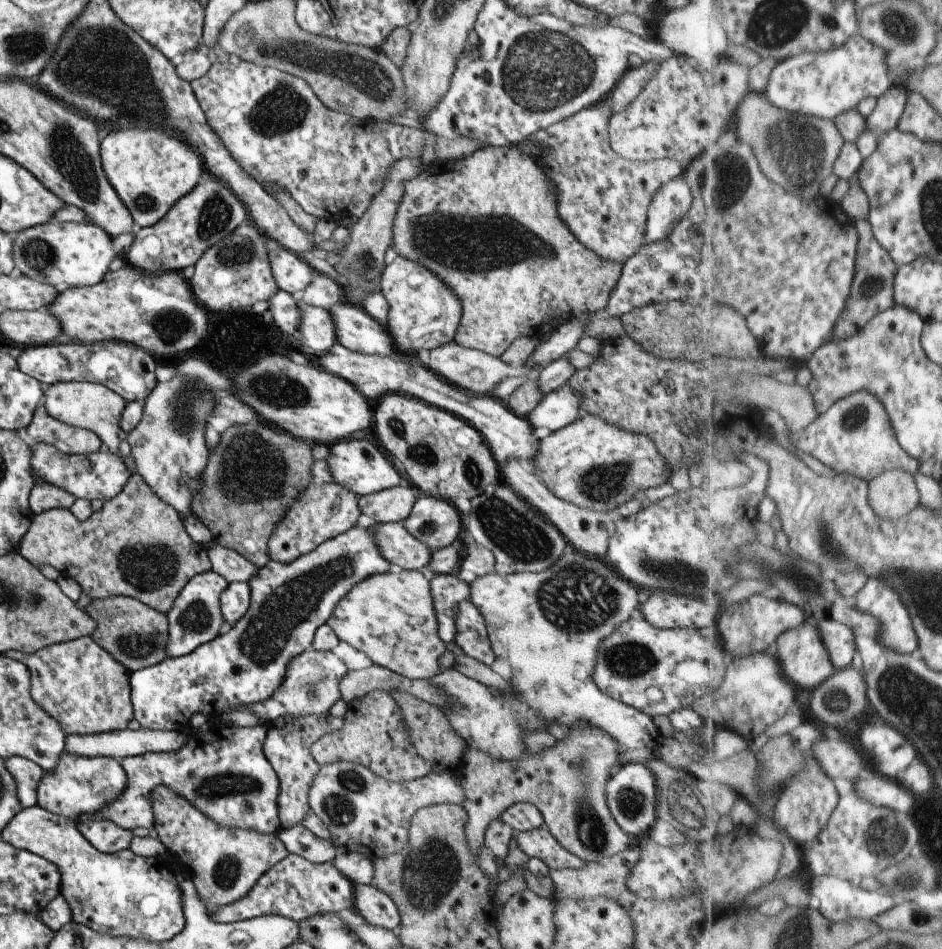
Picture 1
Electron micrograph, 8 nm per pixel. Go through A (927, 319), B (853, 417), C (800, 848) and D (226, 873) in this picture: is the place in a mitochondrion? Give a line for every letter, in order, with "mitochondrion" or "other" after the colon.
A: other
B: mitochondrion
C: other
D: mitochondrion

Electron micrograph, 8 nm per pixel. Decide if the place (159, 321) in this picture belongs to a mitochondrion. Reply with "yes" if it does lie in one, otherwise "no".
yes

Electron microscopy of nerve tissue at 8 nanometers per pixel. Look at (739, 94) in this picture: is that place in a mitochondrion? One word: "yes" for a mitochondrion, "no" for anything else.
no

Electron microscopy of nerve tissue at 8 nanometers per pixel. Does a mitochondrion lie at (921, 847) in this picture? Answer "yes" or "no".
yes

